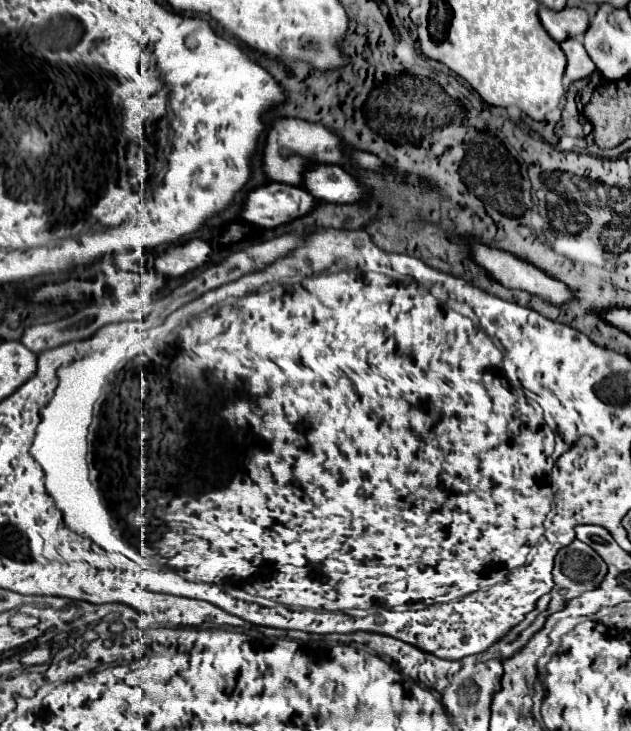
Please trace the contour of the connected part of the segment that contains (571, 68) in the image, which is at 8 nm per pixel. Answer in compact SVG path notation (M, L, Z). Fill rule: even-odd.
M566 39L566 41L560 43L560 47L562 47L562 51L564 51L566 59L568 59L566 79L570 79L570 81L584 79L584 77L588 77L590 73L596 71L596 65L588 57L588 53L582 47L580 39Z

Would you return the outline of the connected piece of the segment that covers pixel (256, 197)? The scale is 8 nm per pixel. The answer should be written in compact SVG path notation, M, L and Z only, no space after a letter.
M268 183L246 195L238 217L254 227L276 227L288 223L316 207L316 199L302 187Z

